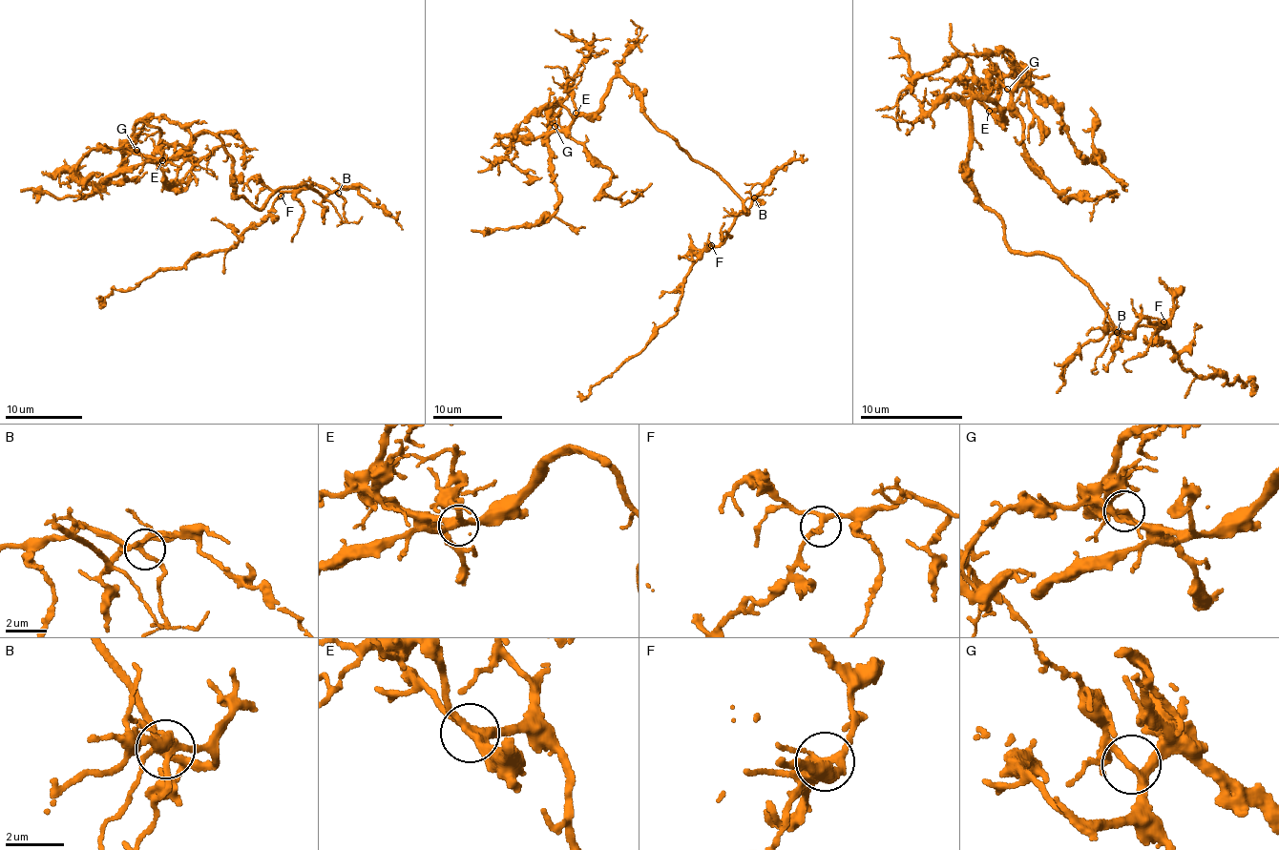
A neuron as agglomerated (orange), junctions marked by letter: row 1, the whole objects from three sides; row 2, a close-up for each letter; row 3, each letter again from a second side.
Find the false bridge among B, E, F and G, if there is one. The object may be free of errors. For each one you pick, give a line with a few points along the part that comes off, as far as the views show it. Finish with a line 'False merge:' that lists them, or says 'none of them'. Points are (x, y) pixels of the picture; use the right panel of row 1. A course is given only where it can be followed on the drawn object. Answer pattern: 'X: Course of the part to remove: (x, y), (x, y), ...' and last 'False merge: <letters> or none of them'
False merge: none of them

